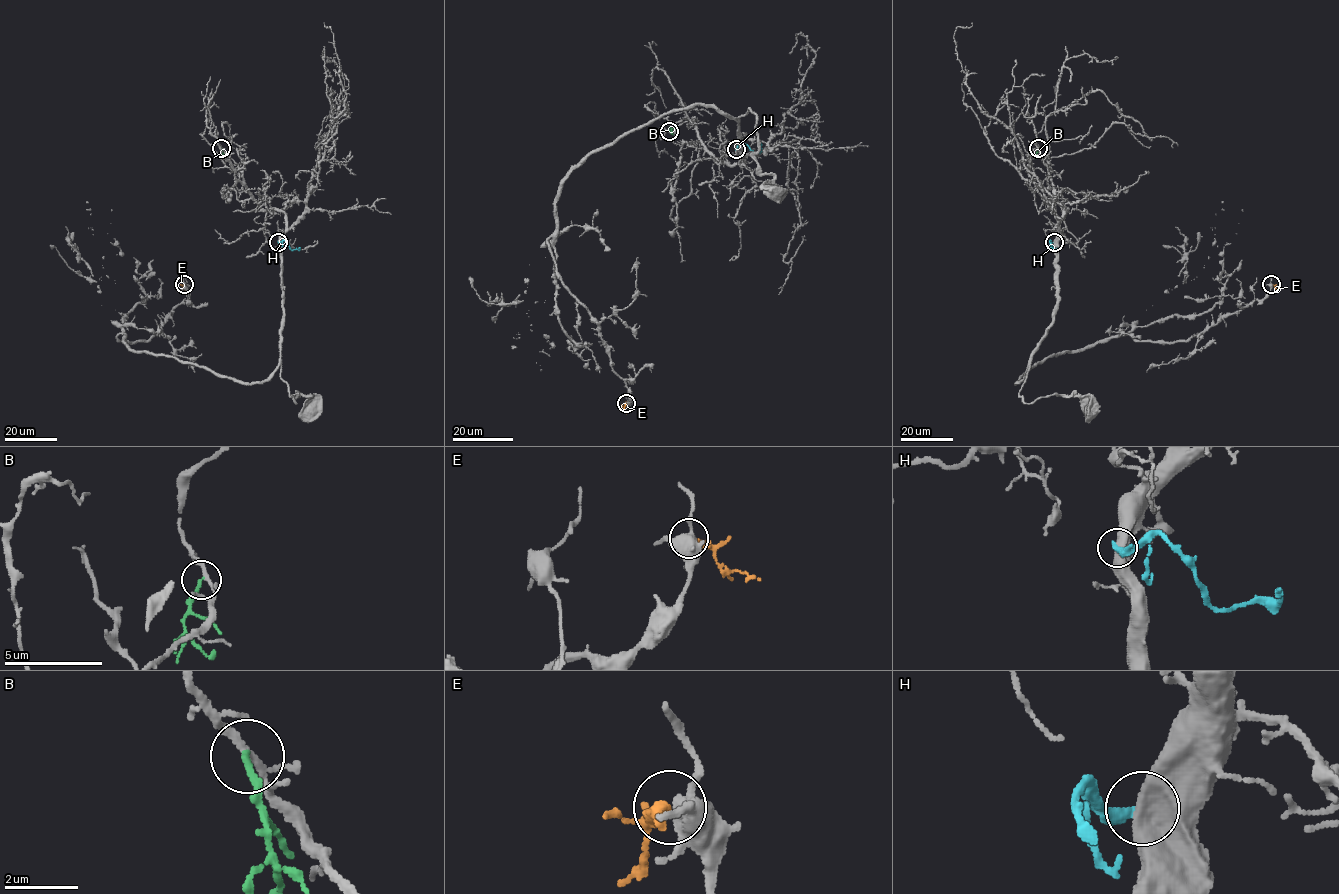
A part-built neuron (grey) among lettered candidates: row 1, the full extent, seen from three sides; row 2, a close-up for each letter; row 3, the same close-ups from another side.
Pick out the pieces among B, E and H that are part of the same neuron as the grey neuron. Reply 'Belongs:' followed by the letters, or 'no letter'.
Belongs: no letter

